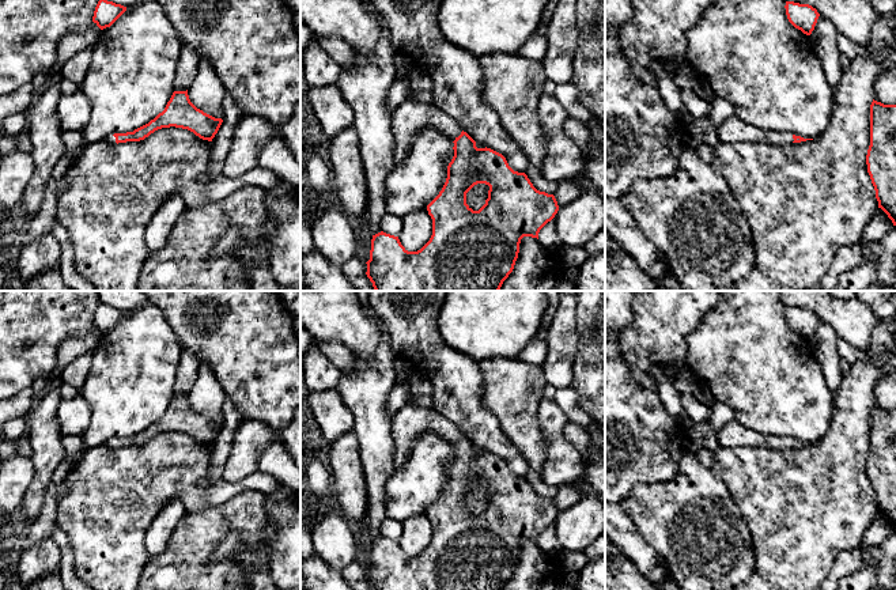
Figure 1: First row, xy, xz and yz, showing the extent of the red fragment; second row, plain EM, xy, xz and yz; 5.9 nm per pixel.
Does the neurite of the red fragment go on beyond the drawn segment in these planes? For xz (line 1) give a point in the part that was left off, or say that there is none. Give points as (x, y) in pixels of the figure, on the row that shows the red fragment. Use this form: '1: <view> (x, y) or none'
1: xz (411, 116)

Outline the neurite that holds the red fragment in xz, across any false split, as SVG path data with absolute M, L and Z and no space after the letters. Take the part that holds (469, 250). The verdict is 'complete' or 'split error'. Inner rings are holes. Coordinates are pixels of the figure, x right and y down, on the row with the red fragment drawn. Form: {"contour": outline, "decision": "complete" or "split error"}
{"contour": "M412 95L405 98L392 117L396 163L407 158L413 137L426 126L436 128L454 143L454 156L447 166L446 182L439 194L427 205L432 219L432 235L417 251L408 251L398 237L383 231L373 235L366 275L375 291L499 291L514 269L521 239L523 237L538 239L540 230L557 213L557 201L553 194L537 190L525 173L514 171L502 154L487 147L477 148L476 141L447 113L434 103L417 102ZM477 184L488 185L489 190L485 204L479 211L473 211L466 204L466 193Z", "decision": "split error"}

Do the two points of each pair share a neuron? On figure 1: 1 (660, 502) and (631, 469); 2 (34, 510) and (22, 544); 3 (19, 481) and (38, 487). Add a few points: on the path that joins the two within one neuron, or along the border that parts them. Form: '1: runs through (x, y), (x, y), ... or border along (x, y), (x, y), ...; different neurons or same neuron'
1: border along (675, 475), (662, 481), (636, 484), (619, 502); different neurons
2: border along (45, 492), (41, 513), (30, 522); different neurons
3: border along (30, 457), (33, 477), (16, 514); different neurons

